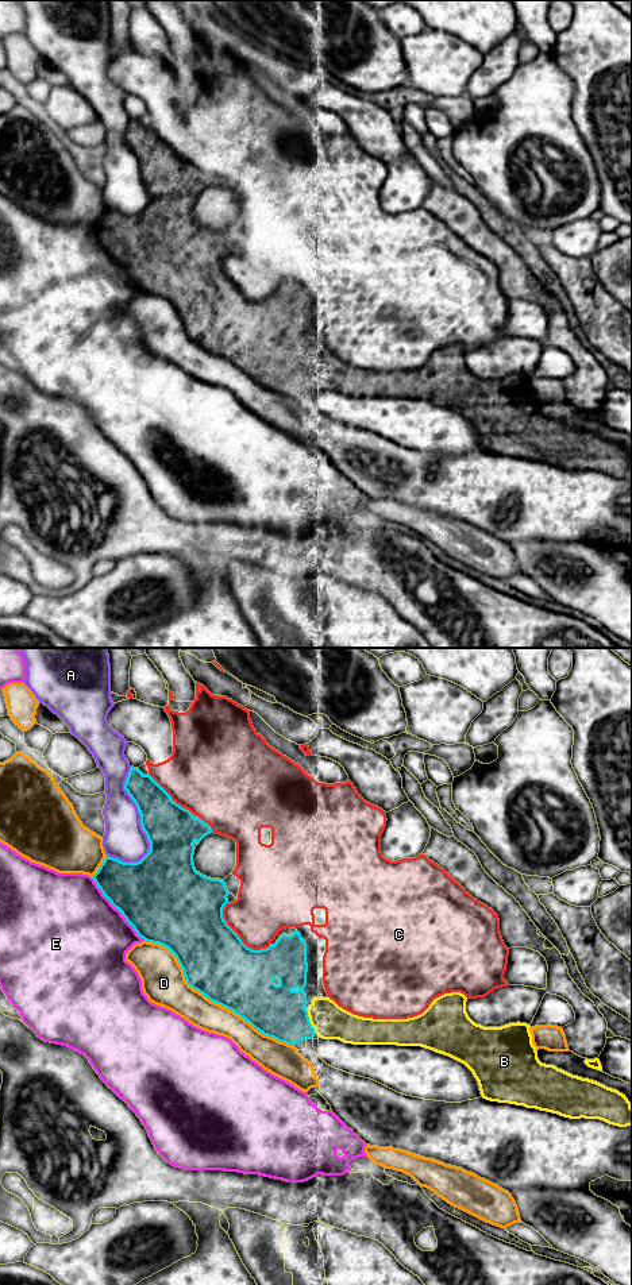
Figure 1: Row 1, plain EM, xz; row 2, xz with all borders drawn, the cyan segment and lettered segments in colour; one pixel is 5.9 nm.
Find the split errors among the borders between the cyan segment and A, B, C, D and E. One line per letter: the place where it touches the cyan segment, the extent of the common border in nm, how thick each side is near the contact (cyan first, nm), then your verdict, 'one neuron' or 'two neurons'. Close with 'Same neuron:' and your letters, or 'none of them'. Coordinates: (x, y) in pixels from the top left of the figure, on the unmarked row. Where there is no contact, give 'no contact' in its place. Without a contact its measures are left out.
A: contact xz (141, 174); length 600 nm; calibres 300 and 240 nm; two neurons
B: contact xz (309, 374); length 150 nm; calibres 320 and 200 nm; one neuron
C: contact xz (236, 286); length 380 nm; calibres 400 and 340 nm; two neurons
D: contact xz (211, 352); length 1050 nm; calibres 400 and 220 nm; two neurons
E: contact xz (118, 261); length 500 nm; calibres 460 and 480 nm; two neurons
Same neuron: B

